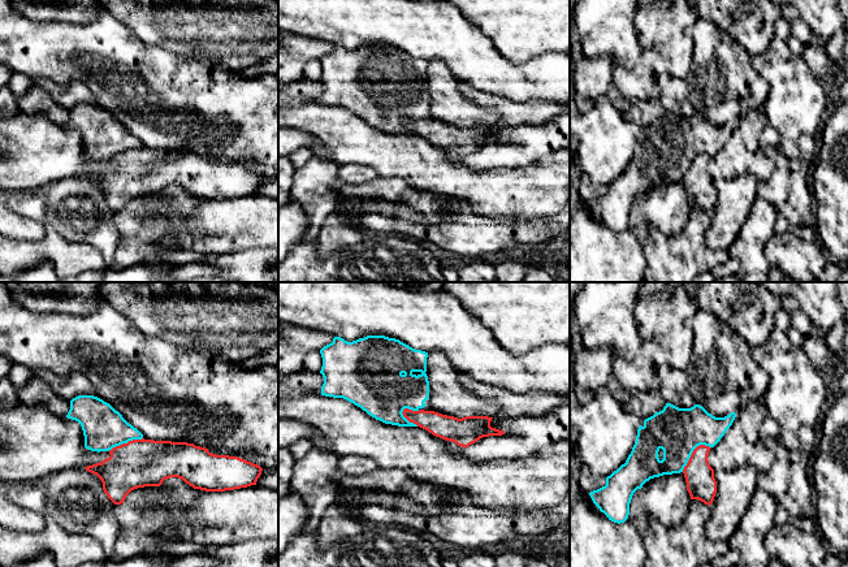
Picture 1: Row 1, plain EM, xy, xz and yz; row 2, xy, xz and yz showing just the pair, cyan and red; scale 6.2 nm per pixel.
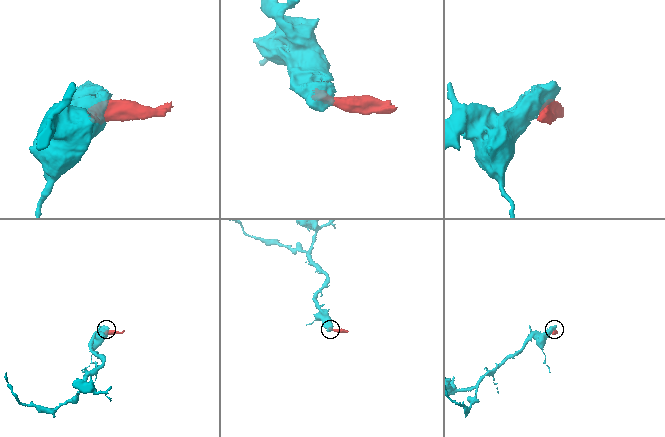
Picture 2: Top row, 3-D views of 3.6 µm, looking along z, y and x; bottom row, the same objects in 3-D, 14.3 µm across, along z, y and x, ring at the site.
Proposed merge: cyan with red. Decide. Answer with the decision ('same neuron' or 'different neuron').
different neuron

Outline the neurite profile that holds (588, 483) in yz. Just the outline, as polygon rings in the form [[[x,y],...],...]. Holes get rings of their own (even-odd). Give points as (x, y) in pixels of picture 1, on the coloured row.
[[[581,464],[579,472],[579,486],[581,493],[589,494],[590,492],[597,490],[605,485],[605,476],[597,479],[587,466]]]

